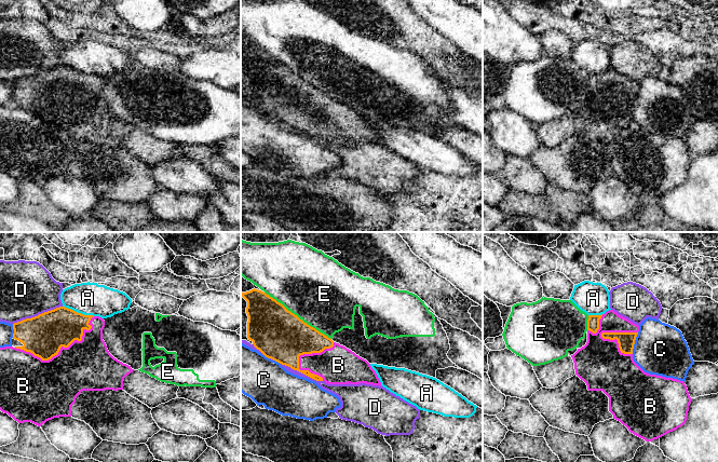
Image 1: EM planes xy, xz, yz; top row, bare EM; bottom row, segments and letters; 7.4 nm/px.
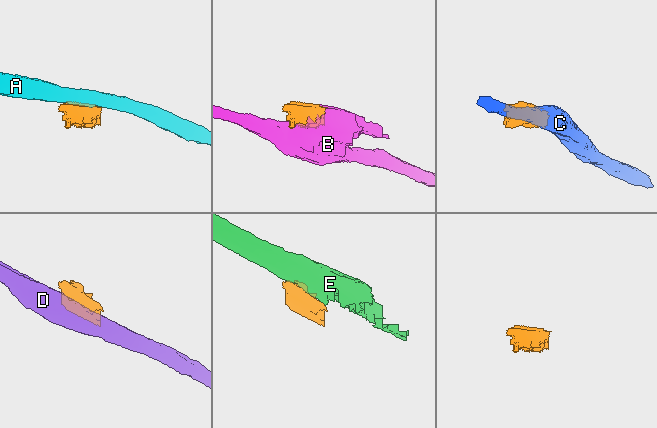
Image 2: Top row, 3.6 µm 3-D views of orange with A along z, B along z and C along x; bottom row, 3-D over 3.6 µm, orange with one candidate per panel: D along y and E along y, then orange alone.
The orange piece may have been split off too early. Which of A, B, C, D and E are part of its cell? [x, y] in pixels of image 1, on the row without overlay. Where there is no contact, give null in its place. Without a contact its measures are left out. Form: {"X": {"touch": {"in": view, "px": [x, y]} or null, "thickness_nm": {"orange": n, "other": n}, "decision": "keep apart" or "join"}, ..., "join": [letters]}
{"A": {"touch": {"in": "xy", "px": [77, 70]}, "thickness_nm": {"orange": 280, "other": 240}, "decision": "keep apart"}, "B": {"touch": {"in": "xy", "px": [61, 105]}, "thickness_nm": {"orange": 320, "other": 380}, "decision": "keep apart"}, "C": {"touch": {"in": "yz", "px": [634, 102]}, "thickness_nm": {"orange": 130, "other": 380}, "decision": "keep apart"}, "D": {"touch": {"in": "xy", "px": [38, 73]}, "thickness_nm": {"orange": 320, "other": 400}, "decision": "keep apart"}, "E": {"touch": {"in": "xz", "px": [297, 75]}, "thickness_nm": {"orange": 380, "other": 500}, "decision": "keep apart"}, "join": []}

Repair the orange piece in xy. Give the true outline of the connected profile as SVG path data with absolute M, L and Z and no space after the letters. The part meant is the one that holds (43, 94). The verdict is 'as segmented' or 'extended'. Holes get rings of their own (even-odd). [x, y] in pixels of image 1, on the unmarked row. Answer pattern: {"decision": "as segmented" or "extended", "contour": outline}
{"decision": "extended", "contour": "M59 65L54 68L26 77L13 82L12 105L32 111L42 119L49 119L57 113L60 106L68 106L74 98L81 99L83 89L90 89L89 82L93 73L84 73L71 67Z"}

